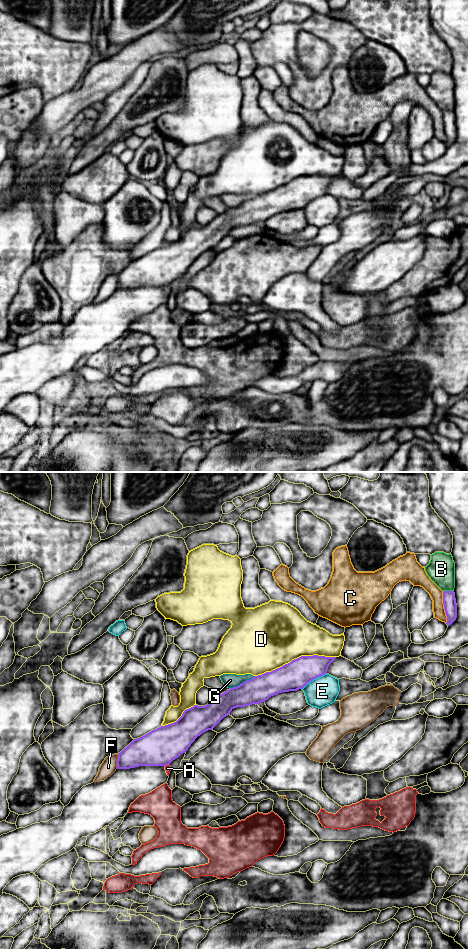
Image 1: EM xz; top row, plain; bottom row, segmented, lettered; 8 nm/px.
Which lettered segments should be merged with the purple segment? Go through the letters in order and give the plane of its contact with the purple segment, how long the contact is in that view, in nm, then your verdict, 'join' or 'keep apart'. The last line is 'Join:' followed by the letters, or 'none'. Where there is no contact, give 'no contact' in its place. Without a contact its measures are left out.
A: meets purple in xz; contact 50 nm long; keep apart
B: meets purple in xz; contact 90 nm long; keep apart
C: meets purple in xz; contact 260 nm long; keep apart
D: meets purple in xz; contact 650 nm long; keep apart
E: meets purple in xz; contact 240 nm long; keep apart
F: meets purple in xz; contact 130 nm long; keep apart
G: meets purple in xz; contact 220 nm long; keep apart
Join: none

